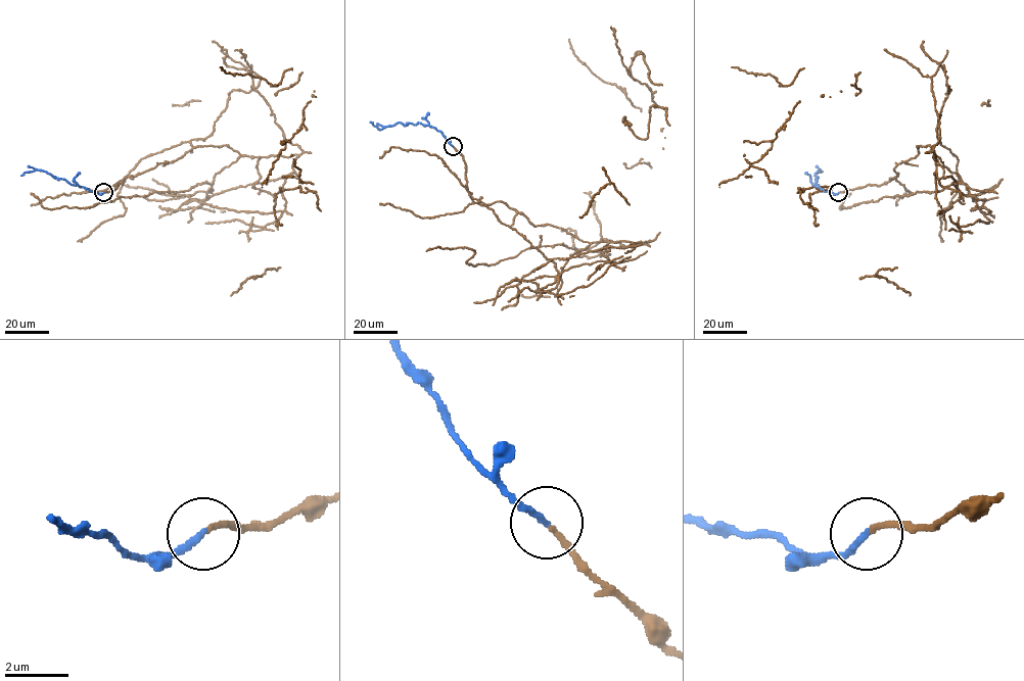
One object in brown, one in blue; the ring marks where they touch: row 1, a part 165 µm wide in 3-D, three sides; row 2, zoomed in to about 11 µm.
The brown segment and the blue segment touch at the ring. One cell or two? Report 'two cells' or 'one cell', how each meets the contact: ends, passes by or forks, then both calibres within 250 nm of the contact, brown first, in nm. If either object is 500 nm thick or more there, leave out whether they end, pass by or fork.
one cell | brown ends | blue ends | 160/200 nm

